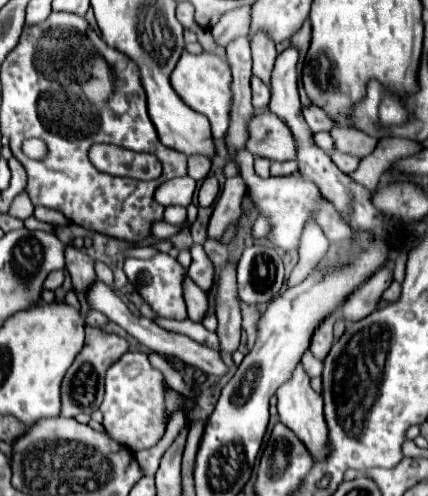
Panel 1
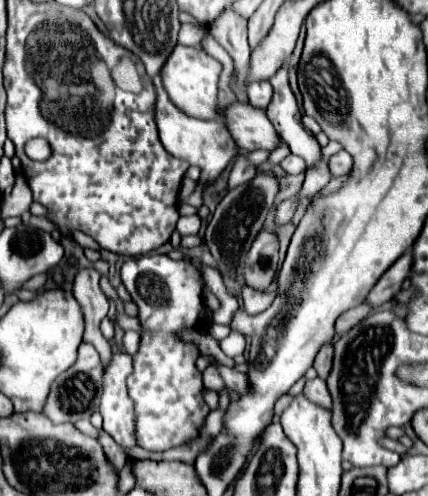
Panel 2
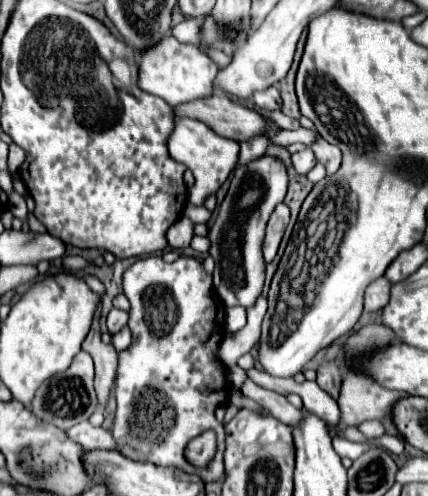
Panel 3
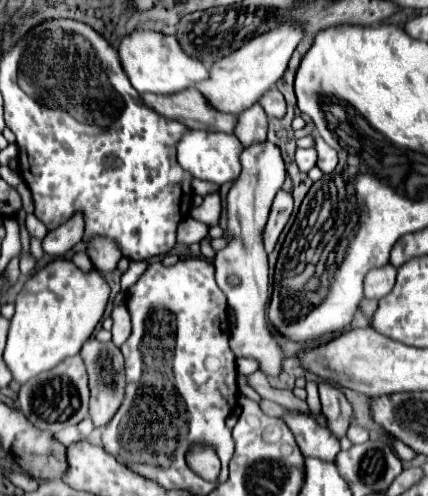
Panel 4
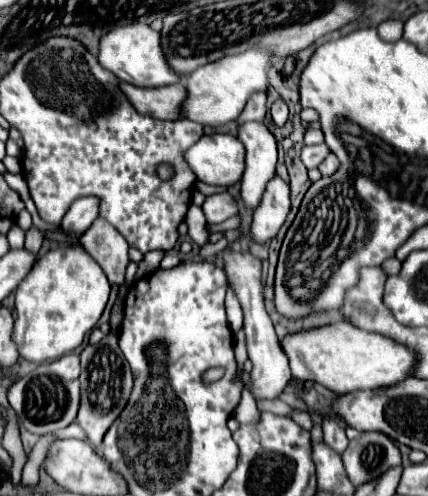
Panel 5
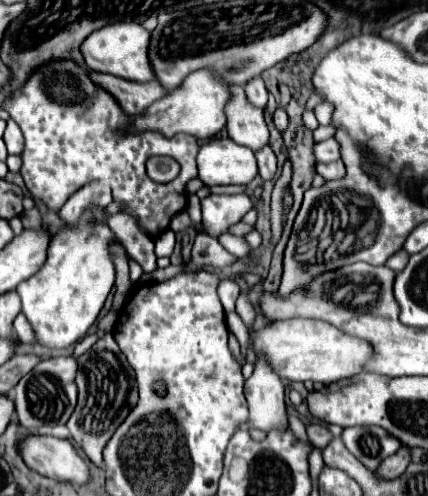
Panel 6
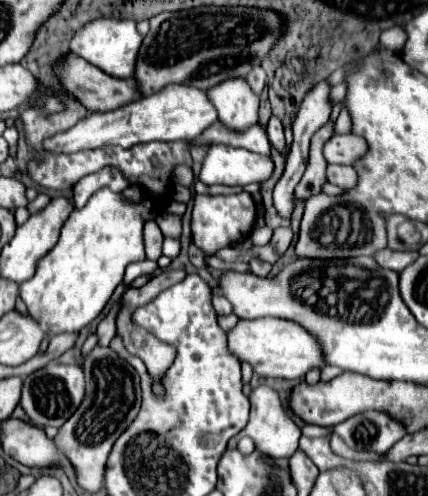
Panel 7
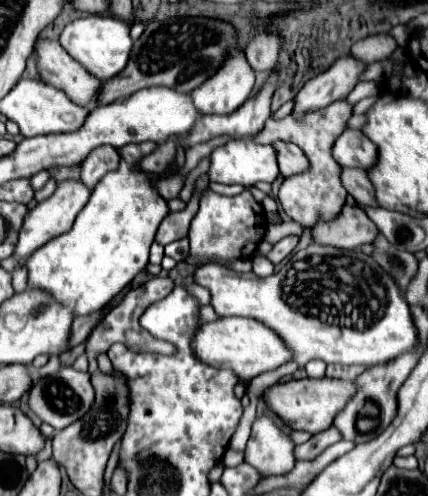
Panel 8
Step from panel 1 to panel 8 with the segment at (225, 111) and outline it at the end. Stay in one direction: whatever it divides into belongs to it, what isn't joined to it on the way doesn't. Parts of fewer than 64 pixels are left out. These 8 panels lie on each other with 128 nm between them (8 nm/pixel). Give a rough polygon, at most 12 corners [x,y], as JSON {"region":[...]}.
{"region":[[86,16],[58,40],[92,76],[122,72],[132,48],[130,26]]}

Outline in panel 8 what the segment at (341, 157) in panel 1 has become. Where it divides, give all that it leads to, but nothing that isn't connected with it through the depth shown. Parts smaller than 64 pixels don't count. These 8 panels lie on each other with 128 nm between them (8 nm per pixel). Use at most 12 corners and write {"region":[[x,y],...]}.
{"region":[[342,170],[342,184],[358,204],[380,206],[364,170]]}

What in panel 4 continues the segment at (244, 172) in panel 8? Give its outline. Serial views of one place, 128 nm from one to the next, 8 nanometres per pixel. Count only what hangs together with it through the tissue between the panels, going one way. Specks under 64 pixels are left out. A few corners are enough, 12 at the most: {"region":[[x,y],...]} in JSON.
{"region":[[190,130],[178,164],[224,184],[240,174],[244,146],[234,134]]}

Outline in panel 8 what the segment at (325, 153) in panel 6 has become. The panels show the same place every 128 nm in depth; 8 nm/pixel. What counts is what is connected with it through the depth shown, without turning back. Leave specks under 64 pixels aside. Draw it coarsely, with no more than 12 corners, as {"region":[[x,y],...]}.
{"region":[[346,128],[332,154],[342,168],[370,170],[376,144]]}

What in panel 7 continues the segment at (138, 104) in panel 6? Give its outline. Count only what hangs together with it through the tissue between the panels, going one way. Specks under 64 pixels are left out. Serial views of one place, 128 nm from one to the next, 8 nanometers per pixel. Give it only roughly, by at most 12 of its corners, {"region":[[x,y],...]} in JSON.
{"region":[[74,52],[56,64],[62,88],[90,112],[138,98],[134,78],[104,74]]}

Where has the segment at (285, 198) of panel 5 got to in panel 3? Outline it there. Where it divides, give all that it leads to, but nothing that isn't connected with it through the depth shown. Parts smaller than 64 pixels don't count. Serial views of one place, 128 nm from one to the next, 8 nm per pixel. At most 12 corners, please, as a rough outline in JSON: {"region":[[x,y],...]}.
{"region":[[284,202],[274,208],[266,238],[264,260],[276,256],[290,208]]}

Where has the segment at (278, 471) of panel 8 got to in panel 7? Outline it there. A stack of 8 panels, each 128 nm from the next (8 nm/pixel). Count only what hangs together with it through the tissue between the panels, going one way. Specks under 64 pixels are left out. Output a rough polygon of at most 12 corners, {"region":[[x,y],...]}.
{"region":[[252,390],[242,434],[258,452],[290,458],[300,428],[276,390]]}

